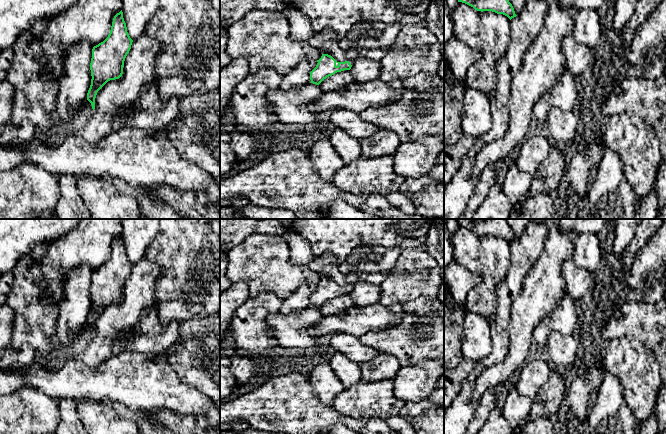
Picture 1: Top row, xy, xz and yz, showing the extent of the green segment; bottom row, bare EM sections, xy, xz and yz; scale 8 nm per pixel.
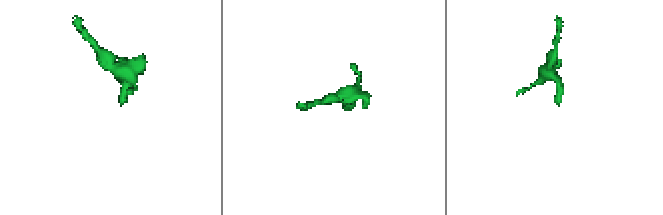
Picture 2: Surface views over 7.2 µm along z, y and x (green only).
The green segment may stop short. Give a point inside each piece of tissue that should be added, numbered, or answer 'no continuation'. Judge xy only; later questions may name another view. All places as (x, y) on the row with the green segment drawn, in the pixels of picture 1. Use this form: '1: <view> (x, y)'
no continuation

